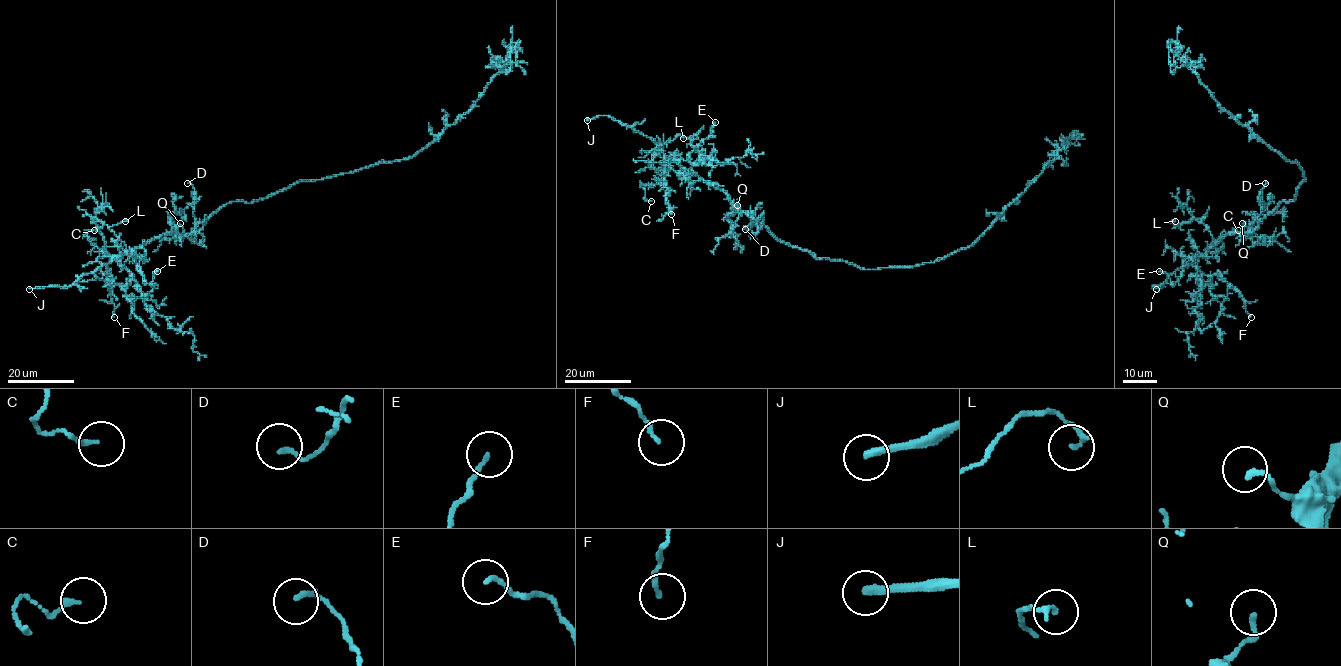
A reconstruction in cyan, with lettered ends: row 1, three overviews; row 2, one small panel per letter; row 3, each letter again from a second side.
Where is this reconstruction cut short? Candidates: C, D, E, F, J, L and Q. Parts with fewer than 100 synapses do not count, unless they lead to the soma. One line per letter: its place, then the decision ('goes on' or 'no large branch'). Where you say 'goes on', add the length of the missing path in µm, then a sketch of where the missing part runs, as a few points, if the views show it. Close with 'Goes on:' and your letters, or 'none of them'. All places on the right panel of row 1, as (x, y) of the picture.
C: at (1238, 230); no large branch
D: at (1265, 183); no large branch
E: at (1159, 271); no large branch
F: at (1251, 317); no large branch
J: at (1156, 289); goes on; about 40 µm are missing; missing branch runs (1156, 289), (1164, 288), (1182, 303), (1189, 303), (1195, 319)
L: at (1175, 221); no large branch
Q: at (1242, 223); no large branch
Goes on: J

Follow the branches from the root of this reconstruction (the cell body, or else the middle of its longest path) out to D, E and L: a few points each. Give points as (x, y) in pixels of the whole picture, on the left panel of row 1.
D: (278, 193), (250, 203), (230, 202), (196, 223), (193, 213), (195, 190), (187, 183)
E: (278, 193), (230, 202), (188, 234), (162, 234), (129, 254), (141, 258), (139, 271), (148, 284), (157, 271)
L: (278, 193), (230, 202), (188, 234), (162, 234), (106, 257), (95, 219), (108, 226), (125, 221)

